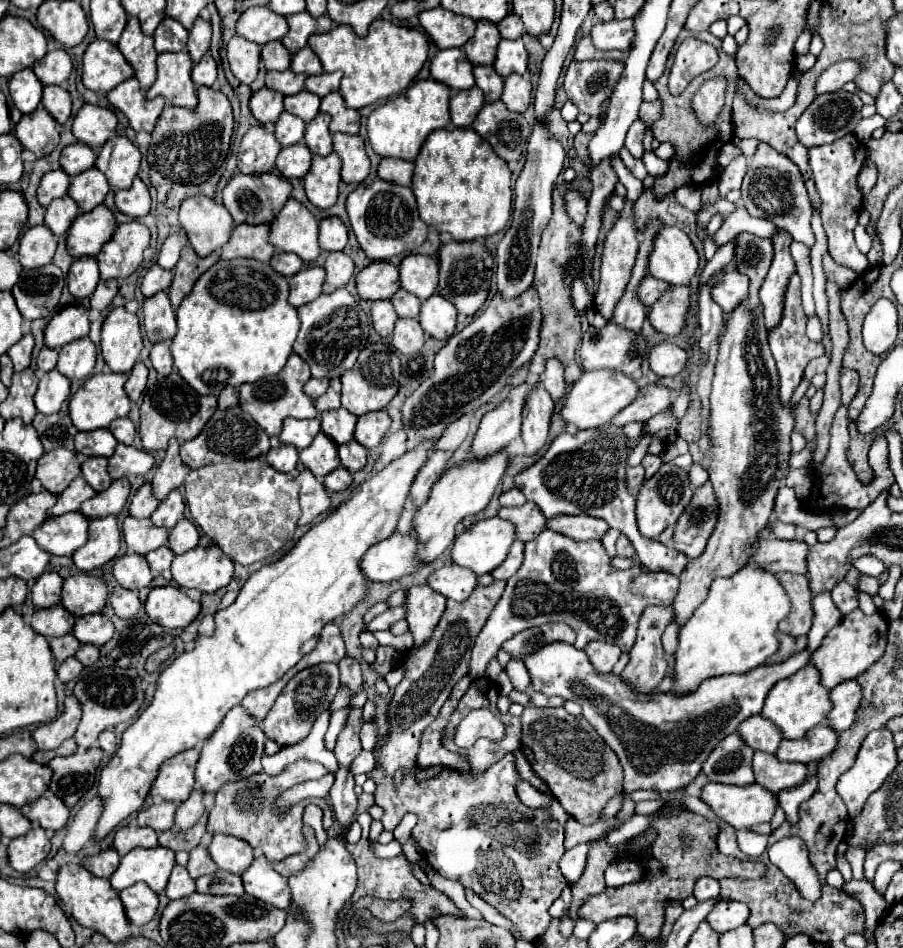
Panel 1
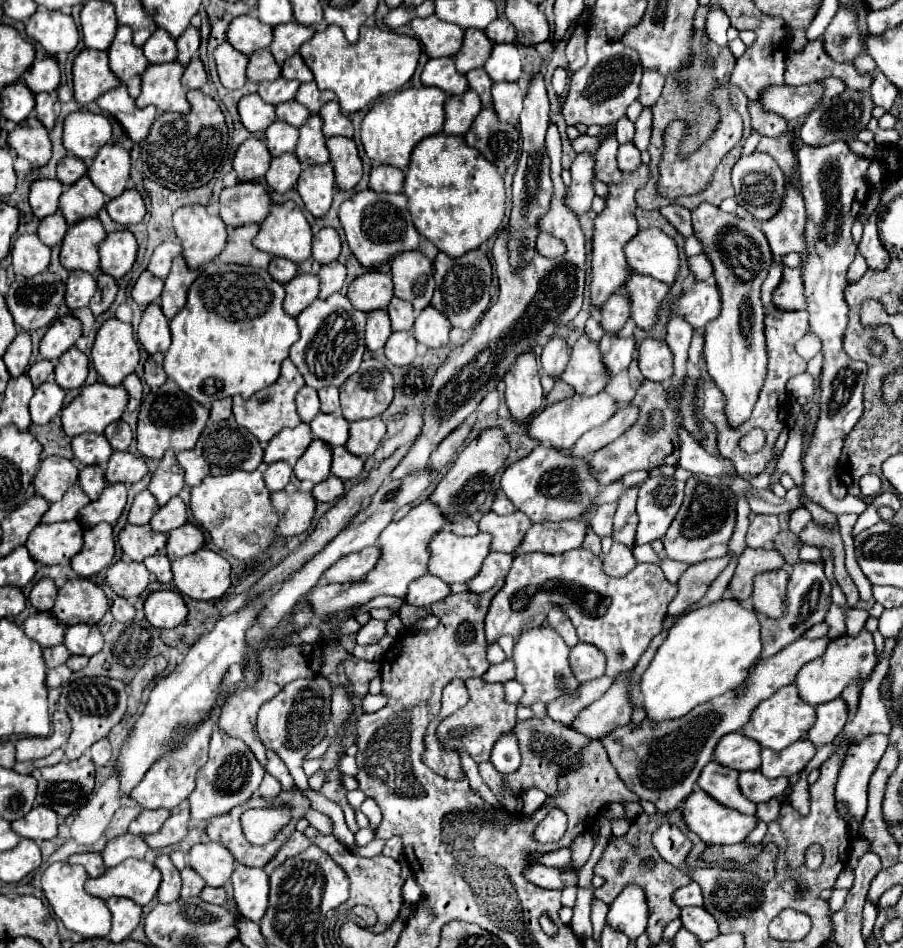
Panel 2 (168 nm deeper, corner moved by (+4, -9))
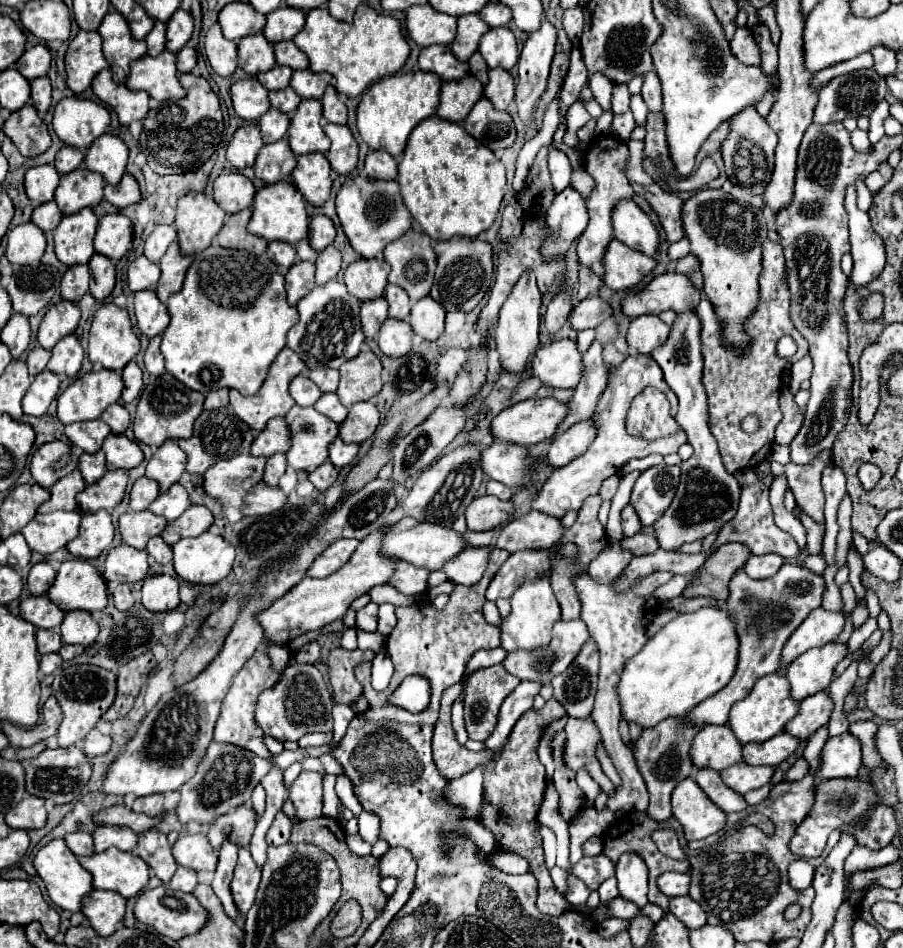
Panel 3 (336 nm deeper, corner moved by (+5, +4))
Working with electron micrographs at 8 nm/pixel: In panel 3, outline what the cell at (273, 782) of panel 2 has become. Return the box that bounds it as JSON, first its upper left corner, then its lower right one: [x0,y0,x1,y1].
[251,784,265,818]

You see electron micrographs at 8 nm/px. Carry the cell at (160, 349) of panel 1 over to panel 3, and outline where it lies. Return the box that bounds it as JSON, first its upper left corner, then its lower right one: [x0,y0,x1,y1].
[145,336,165,376]

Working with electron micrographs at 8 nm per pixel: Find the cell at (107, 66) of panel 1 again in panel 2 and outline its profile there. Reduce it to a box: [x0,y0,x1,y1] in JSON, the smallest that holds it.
[72,49,120,105]

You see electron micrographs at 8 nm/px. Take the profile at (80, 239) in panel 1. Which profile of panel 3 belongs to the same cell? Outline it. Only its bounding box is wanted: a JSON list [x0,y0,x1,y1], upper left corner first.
[55,208,97,264]

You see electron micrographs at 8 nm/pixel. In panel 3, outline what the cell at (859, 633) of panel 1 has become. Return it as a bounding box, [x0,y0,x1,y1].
[787,644,847,702]

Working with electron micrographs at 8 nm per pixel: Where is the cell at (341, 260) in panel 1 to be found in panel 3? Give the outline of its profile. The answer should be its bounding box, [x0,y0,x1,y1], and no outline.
[315,246,341,286]

